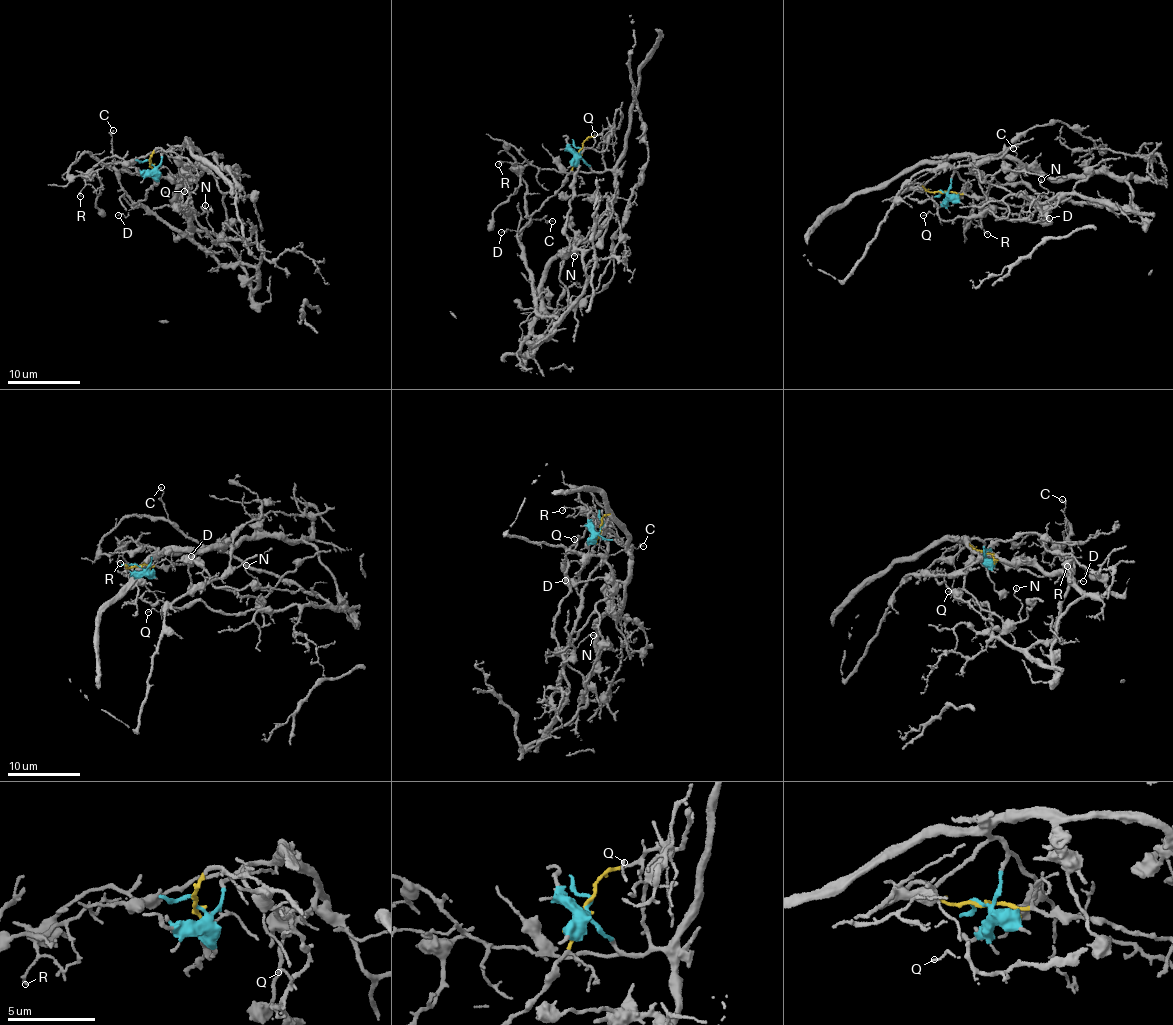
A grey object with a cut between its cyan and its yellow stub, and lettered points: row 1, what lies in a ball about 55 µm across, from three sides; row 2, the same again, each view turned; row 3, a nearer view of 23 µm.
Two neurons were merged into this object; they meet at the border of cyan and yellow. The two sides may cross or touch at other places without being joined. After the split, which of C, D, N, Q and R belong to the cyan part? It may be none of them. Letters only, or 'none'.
N, R

